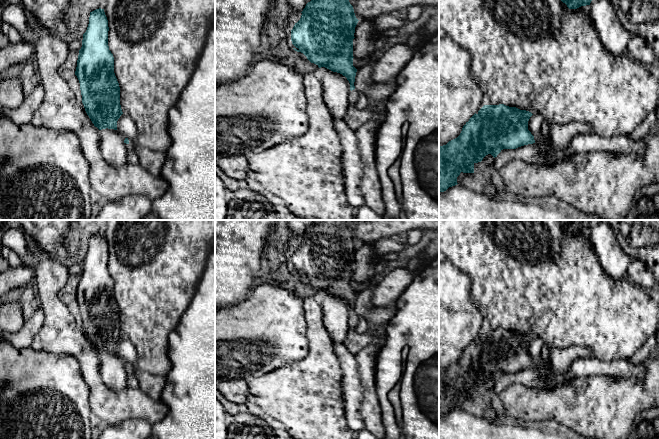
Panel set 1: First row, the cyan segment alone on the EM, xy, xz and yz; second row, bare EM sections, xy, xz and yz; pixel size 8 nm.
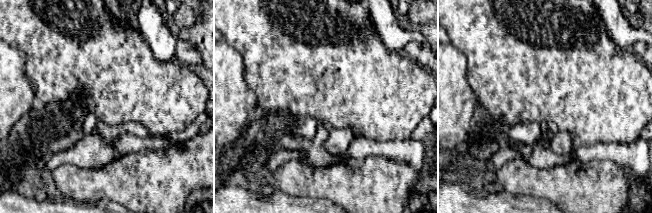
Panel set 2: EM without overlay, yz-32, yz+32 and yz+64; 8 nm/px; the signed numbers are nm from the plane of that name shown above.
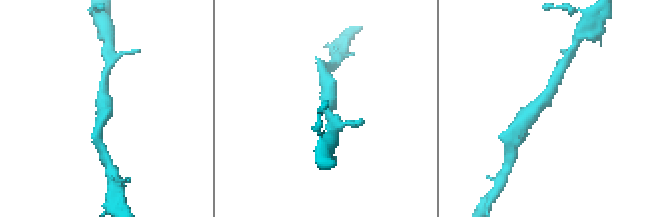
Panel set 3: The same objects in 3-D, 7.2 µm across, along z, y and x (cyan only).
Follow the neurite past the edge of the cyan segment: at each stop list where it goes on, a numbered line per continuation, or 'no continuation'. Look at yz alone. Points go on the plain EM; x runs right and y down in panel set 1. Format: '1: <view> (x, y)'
no continuation

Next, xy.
1: xy (132, 382)

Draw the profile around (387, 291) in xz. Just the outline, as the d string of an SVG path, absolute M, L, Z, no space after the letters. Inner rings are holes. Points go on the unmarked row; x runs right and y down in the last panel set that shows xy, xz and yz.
M404 267L390 270L375 286L371 298L372 304L377 307L393 304L413 279L413 274Z

